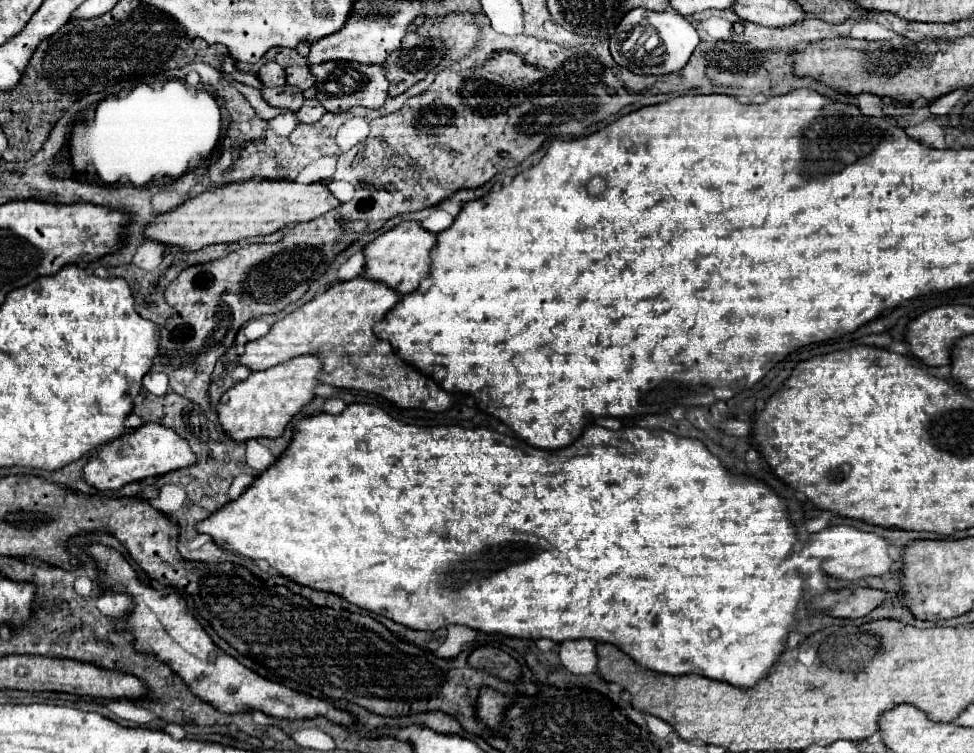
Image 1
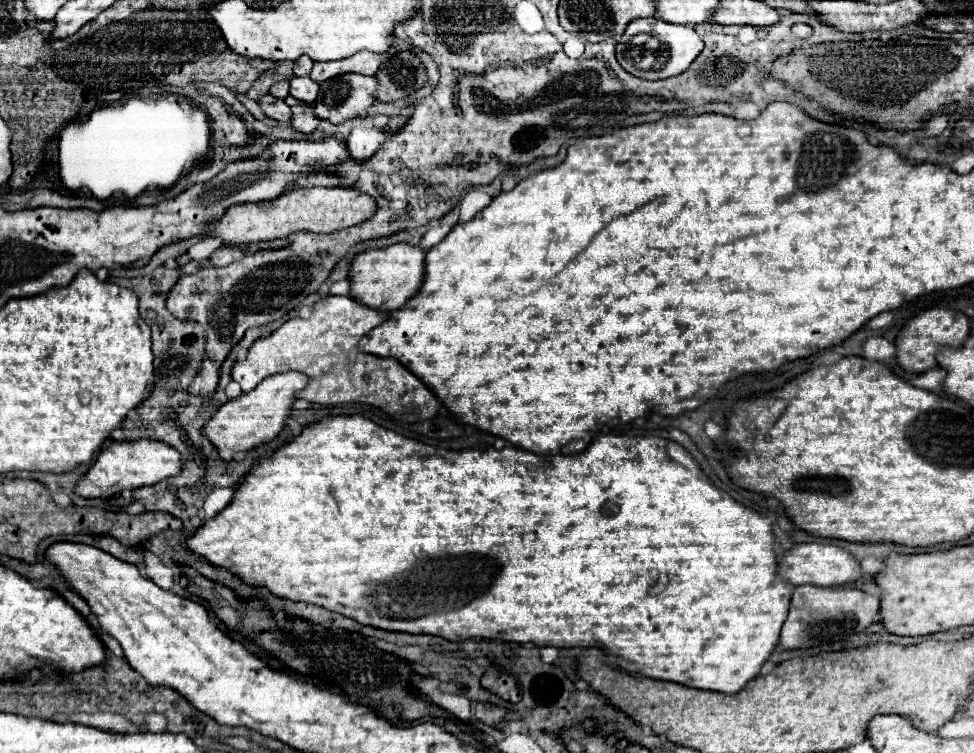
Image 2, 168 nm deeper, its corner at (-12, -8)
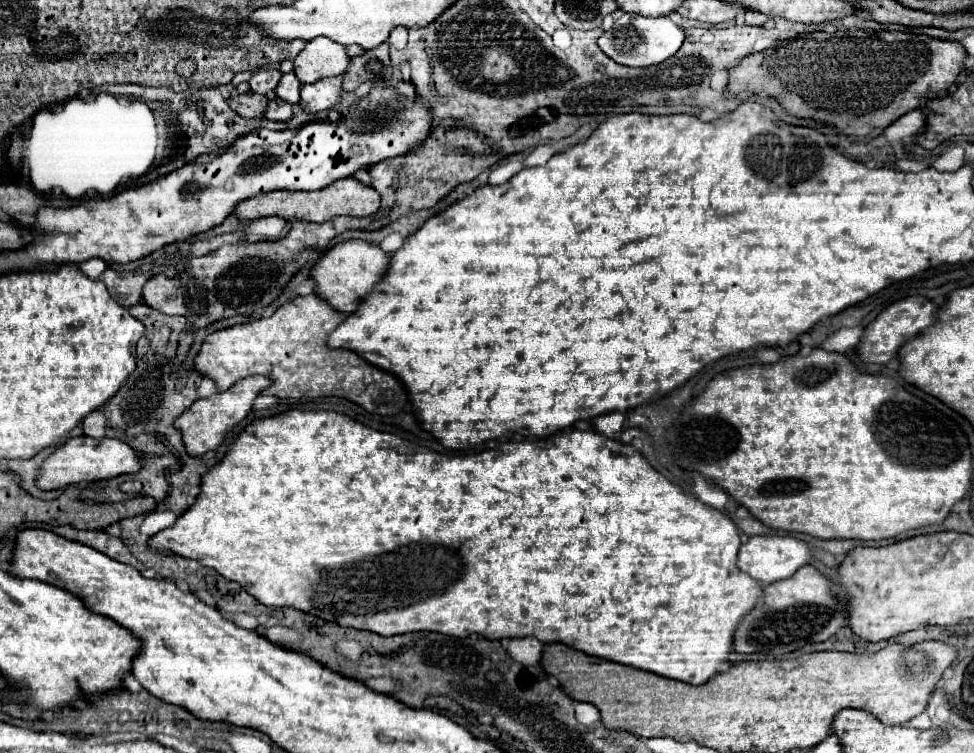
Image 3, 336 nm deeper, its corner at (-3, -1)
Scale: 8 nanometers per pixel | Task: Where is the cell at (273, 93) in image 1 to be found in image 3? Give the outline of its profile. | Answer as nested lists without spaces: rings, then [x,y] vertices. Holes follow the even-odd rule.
[[[243,93],[231,99],[231,107],[241,115],[241,117],[263,117],[267,109],[267,97],[259,93]],[[237,101],[237,105],[235,105]]]

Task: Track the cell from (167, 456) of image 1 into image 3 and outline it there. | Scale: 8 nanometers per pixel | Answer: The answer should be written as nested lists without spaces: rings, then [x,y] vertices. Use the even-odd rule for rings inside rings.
[[[75,437],[69,439],[63,447],[53,451],[41,465],[41,473],[37,479],[37,485],[43,491],[49,489],[63,489],[67,485],[75,483],[85,483],[85,481],[99,481],[99,479],[113,479],[123,473],[137,473],[141,469],[143,457],[139,451],[129,447],[127,443],[119,439],[93,439],[93,437]]]

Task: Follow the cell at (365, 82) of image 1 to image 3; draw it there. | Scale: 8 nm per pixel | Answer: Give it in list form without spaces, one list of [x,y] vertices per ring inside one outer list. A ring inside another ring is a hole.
[[[335,75],[335,77],[323,77],[321,81],[303,85],[301,101],[299,101],[303,111],[315,115],[319,111],[327,111],[335,107],[343,95],[343,79],[345,75]]]

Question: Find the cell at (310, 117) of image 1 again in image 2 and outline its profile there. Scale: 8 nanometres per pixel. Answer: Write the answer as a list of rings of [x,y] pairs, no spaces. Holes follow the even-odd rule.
[[[292,106],[292,128],[304,134],[314,132],[314,128],[320,124],[320,120],[314,116],[312,106]]]

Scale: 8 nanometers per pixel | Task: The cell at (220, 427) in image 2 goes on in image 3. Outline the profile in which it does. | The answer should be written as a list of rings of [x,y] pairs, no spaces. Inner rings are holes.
[[[257,375],[257,377],[247,377],[245,381],[237,381],[237,385],[233,385],[231,389],[227,391],[221,391],[217,395],[211,395],[207,399],[197,399],[183,415],[177,417],[175,421],[175,427],[181,429],[183,433],[183,441],[185,441],[185,447],[189,451],[189,455],[193,457],[201,457],[205,455],[207,451],[213,451],[217,449],[227,433],[237,425],[241,423],[251,411],[253,411],[253,401],[261,395],[261,391],[265,391],[267,387],[271,385],[271,379],[269,377],[263,377],[263,375]]]

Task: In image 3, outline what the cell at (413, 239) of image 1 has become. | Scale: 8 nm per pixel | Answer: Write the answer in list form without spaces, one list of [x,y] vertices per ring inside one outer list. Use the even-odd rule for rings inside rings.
[[[361,239],[337,243],[311,269],[311,277],[317,281],[315,293],[321,295],[325,301],[333,303],[337,311],[355,313],[357,307],[363,303],[363,299],[373,291],[373,287],[387,275],[389,265],[391,265],[391,255],[385,253],[379,245]]]

